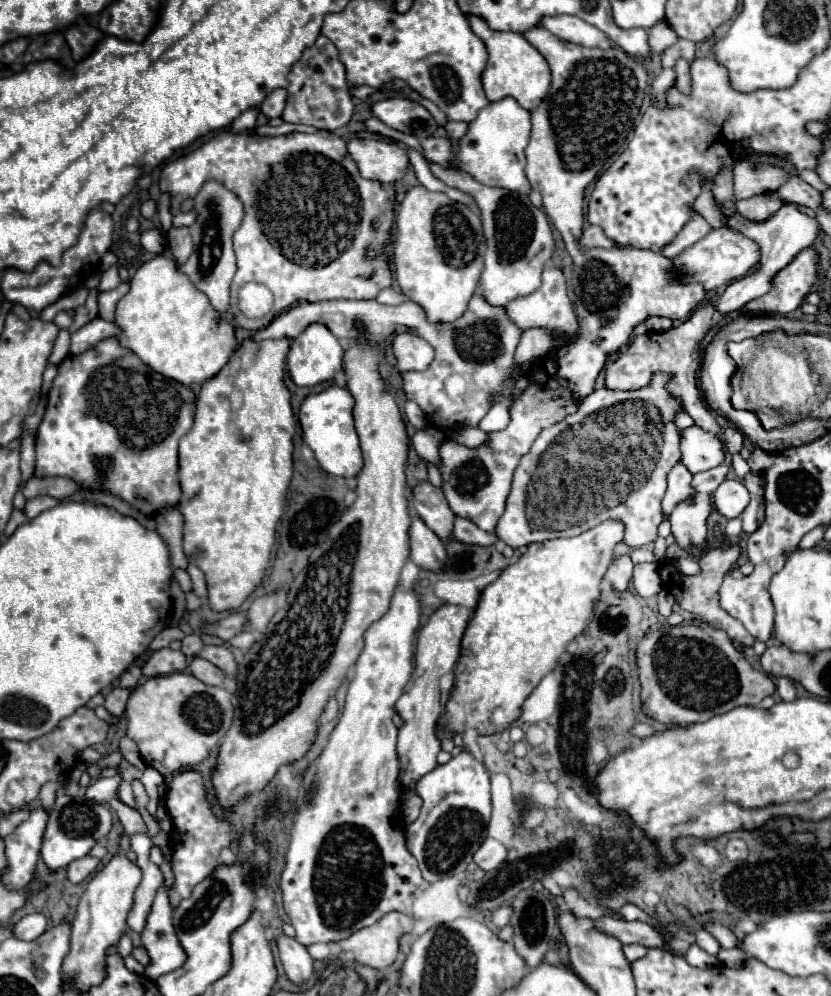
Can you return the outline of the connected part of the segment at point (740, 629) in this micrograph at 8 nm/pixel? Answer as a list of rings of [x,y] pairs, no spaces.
[[[729,546],[729,548],[711,548],[707,550],[701,558],[699,558],[699,564],[701,564],[701,574],[699,576],[685,576],[683,578],[683,584],[681,584],[681,594],[675,594],[675,600],[677,604],[687,610],[687,612],[693,612],[697,616],[701,616],[707,624],[711,624],[713,628],[719,628],[719,630],[725,630],[731,638],[735,638],[739,644],[743,646],[751,646],[753,644],[753,636],[745,630],[745,626],[723,612],[723,608],[719,606],[719,586],[723,582],[723,576],[737,564],[739,560],[739,546]]]

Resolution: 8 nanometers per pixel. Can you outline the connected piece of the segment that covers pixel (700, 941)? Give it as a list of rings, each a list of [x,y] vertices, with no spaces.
[[[697,930],[697,932],[695,932],[695,938],[697,938],[697,946],[699,946],[699,948],[703,948],[703,950],[705,950],[707,954],[711,954],[711,956],[717,956],[719,944],[717,944],[717,940],[715,940],[709,932]]]

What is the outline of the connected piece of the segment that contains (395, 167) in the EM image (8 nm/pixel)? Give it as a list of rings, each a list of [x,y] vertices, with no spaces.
[[[349,140],[349,154],[357,162],[363,178],[377,180],[383,184],[395,184],[401,180],[409,168],[407,150],[397,144],[377,142],[377,140]]]

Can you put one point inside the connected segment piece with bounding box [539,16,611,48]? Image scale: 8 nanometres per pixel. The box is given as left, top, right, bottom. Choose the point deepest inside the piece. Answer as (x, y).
(569, 28)

